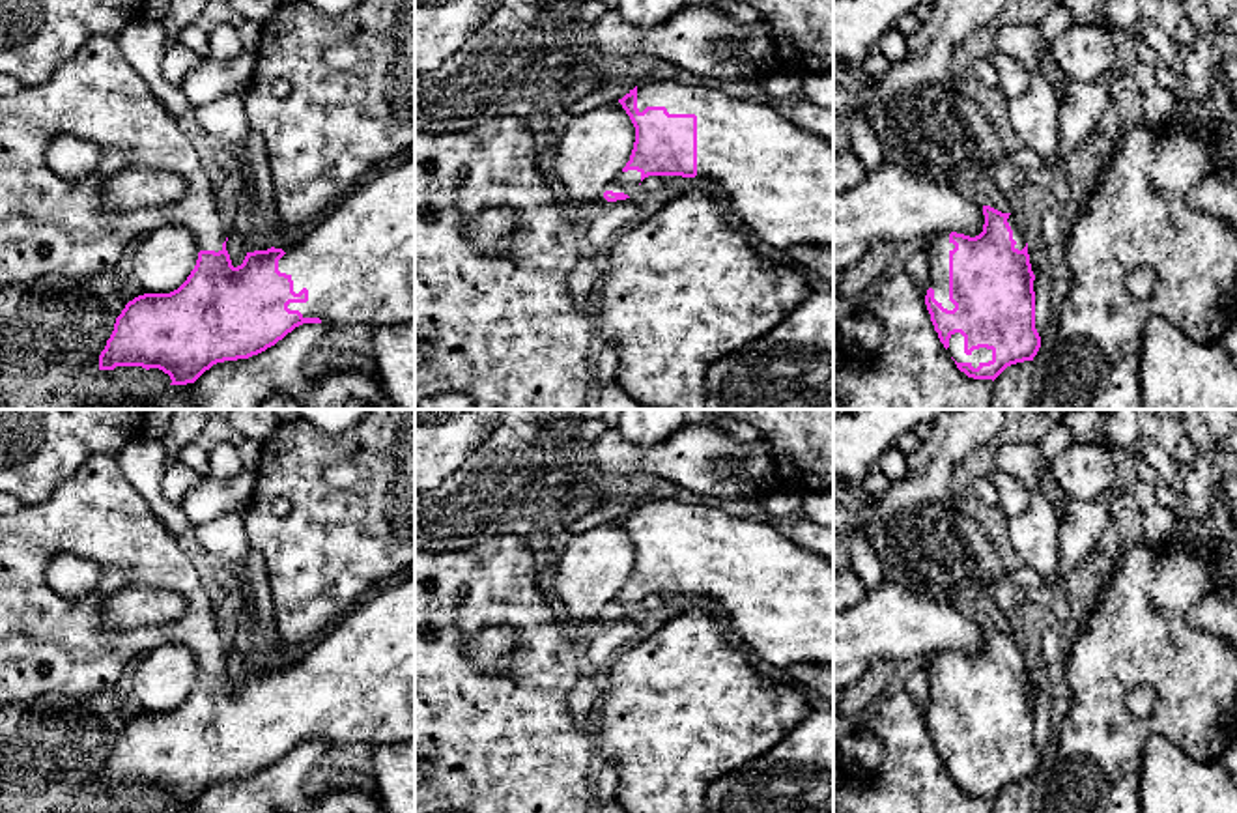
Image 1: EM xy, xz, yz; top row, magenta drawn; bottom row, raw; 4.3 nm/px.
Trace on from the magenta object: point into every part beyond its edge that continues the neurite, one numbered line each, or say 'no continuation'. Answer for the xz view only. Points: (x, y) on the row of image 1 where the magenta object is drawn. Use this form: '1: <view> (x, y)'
1: xz (778, 180)
2: xz (628, 182)

